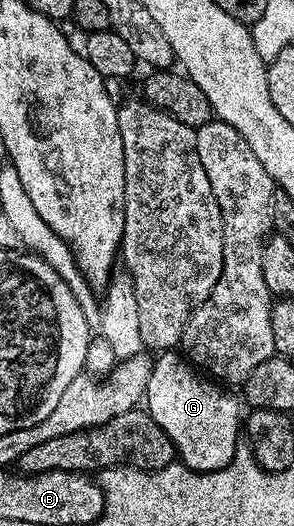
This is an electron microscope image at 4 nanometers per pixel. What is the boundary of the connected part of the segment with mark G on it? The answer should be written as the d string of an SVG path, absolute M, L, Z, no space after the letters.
M165 350L158 356L153 360L153 373L143 397L144 403L149 403L149 417L171 438L180 463L197 472L227 467L239 447L237 435L243 432L239 400L237 405L235 397L228 396L220 383L202 375L180 351Z

